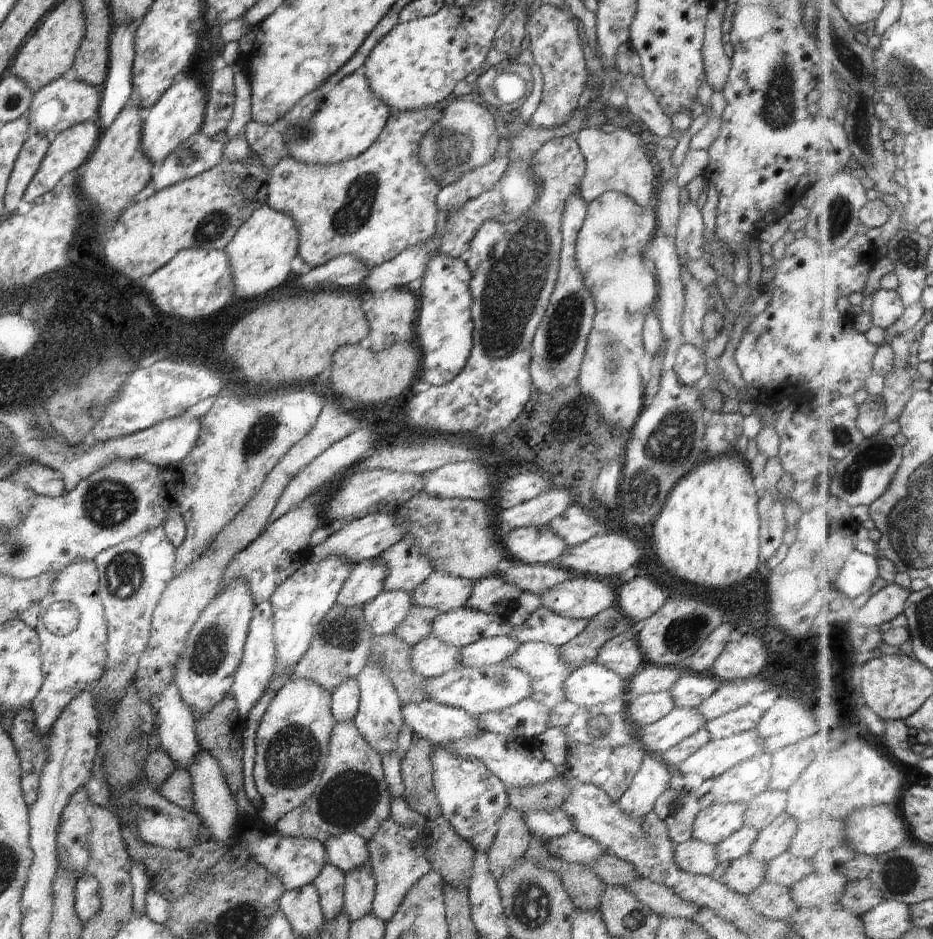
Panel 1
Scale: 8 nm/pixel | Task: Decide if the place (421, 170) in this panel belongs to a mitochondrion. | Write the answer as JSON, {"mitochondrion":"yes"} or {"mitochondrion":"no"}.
{"mitochondrion":"yes"}

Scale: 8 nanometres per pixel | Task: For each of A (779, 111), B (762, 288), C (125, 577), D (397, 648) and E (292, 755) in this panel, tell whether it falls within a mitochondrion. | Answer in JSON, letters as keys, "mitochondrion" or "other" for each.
{"A":"mitochondrion","B":"other","C":"mitochondrion","D":"other","E":"mitochondrion"}

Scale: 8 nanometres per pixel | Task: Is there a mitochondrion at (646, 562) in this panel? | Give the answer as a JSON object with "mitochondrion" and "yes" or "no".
{"mitochondrion":"no"}

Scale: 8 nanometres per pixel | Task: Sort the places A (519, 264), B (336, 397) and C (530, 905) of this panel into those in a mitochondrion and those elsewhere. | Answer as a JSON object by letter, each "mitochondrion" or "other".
{"A":"mitochondrion","B":"other","C":"mitochondrion"}

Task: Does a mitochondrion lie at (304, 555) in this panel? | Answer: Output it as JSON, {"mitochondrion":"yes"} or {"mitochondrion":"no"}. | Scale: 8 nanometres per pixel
{"mitochondrion":"no"}

